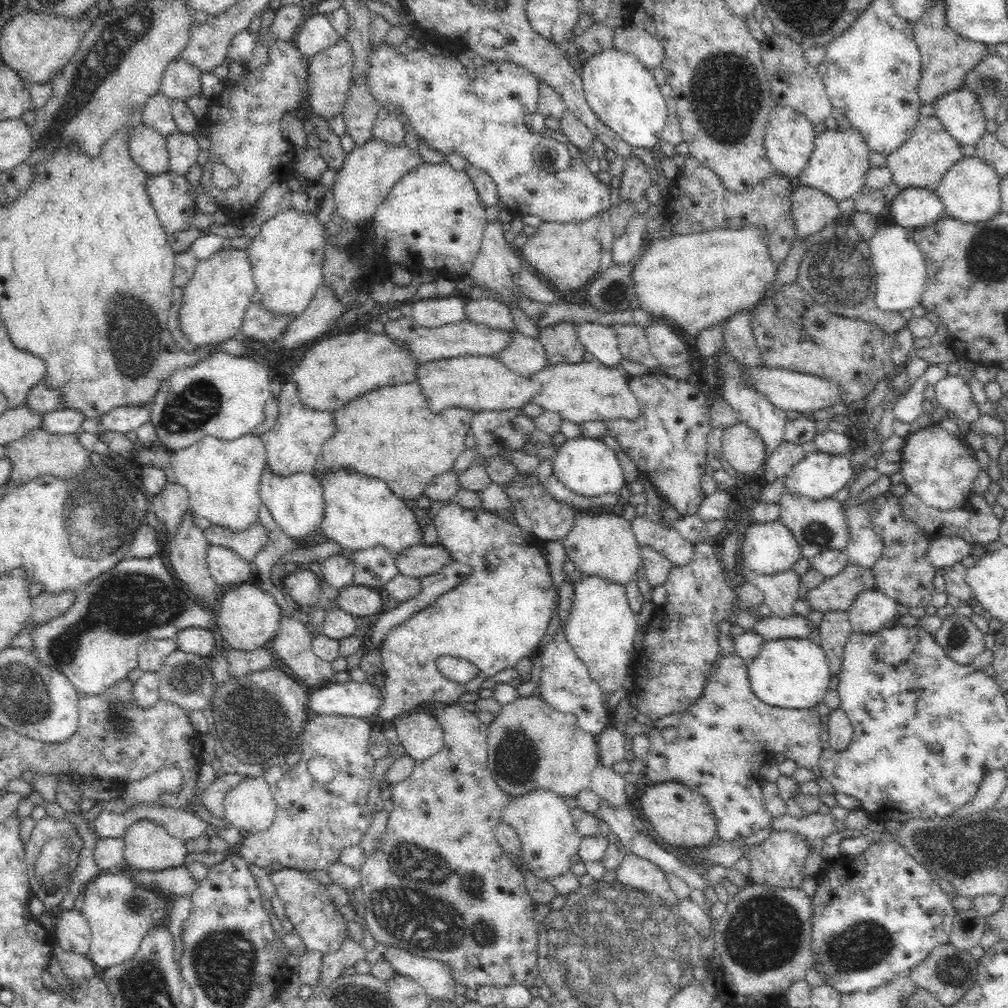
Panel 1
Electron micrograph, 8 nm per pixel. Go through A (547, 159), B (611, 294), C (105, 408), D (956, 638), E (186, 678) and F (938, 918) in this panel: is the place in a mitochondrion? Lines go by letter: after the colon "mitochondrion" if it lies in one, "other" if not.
A: other
B: mitochondrion
C: other
D: mitochondrion
E: mitochondrion
F: other

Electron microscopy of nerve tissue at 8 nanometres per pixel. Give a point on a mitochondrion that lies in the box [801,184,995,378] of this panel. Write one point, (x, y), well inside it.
(839, 273)

